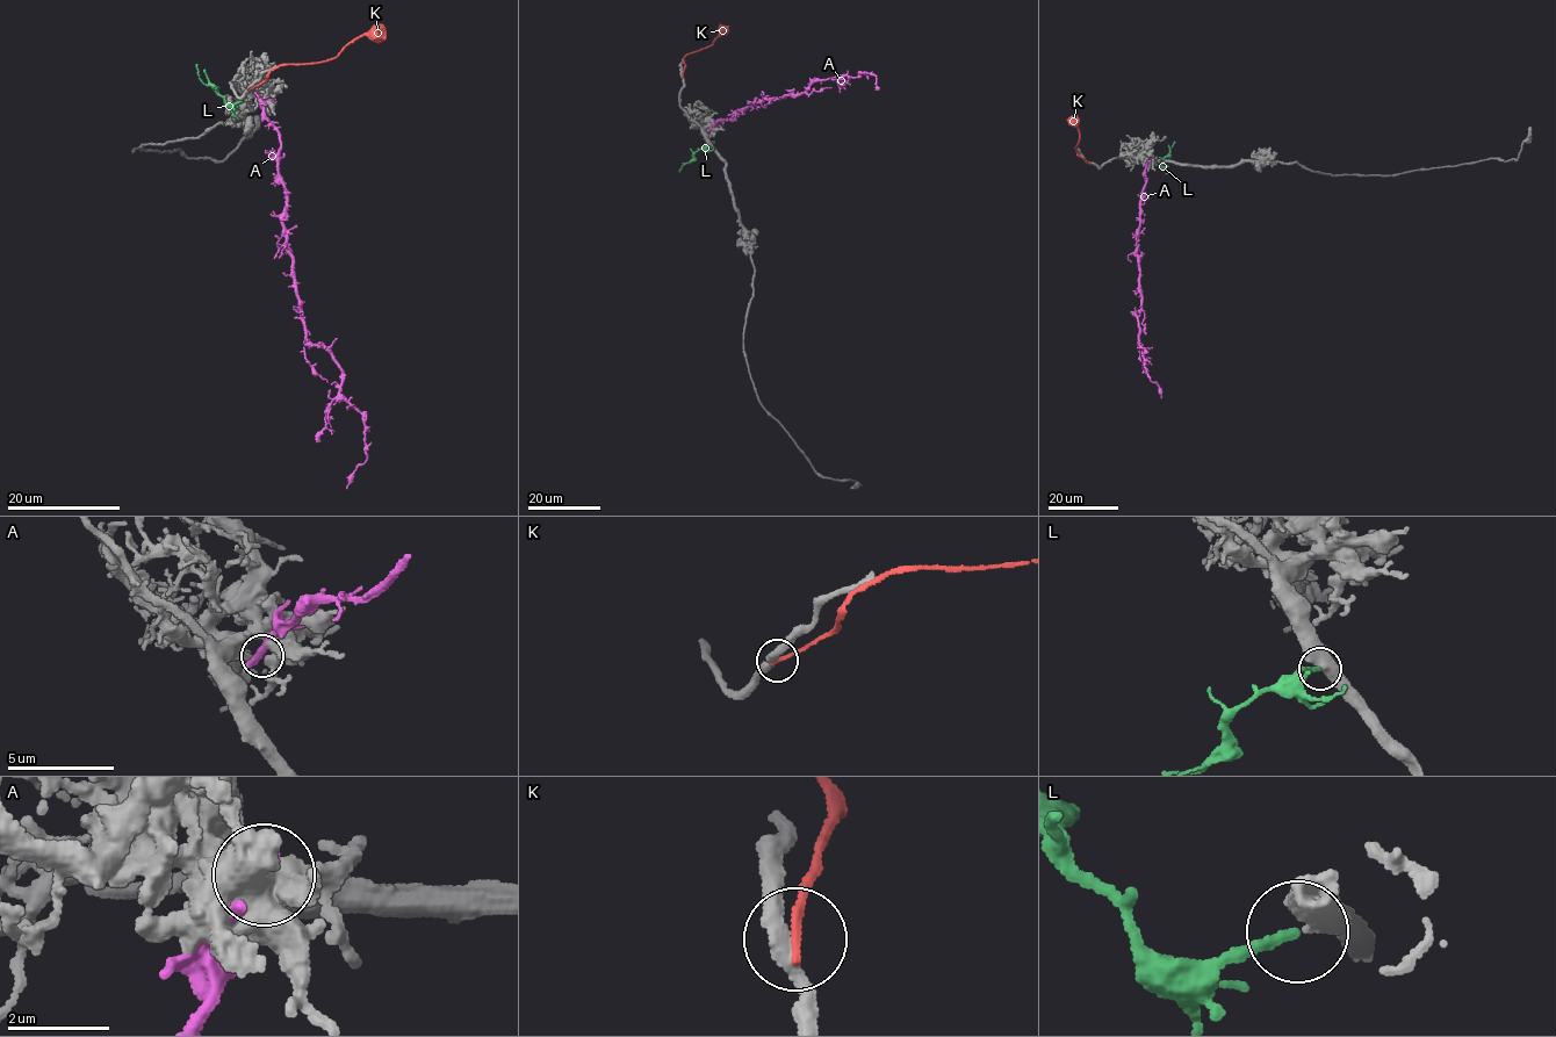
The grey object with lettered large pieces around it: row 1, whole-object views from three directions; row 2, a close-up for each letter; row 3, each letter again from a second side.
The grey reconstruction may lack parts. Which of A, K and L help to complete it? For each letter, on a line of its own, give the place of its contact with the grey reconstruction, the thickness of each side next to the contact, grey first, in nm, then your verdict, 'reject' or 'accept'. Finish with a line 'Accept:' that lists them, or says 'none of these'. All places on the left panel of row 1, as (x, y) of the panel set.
A: contact (258, 94); calibres 480 and 420 nm; reject
K: contact (250, 88); calibres 320 and 200 nm; reject
L: contact (243, 100); calibres 460 and 190 nm; accept
Accept: L

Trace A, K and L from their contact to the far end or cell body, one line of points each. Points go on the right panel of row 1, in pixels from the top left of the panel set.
A: (1150, 159), (1136, 249), (1142, 301), (1136, 316), (1139, 340), (1146, 351), (1144, 368), (1159, 387), (1161, 398)
K: (1089, 163), (1075, 148), (1080, 134), (1073, 116), (1072, 120)
L: (1162, 163), (1175, 142)

